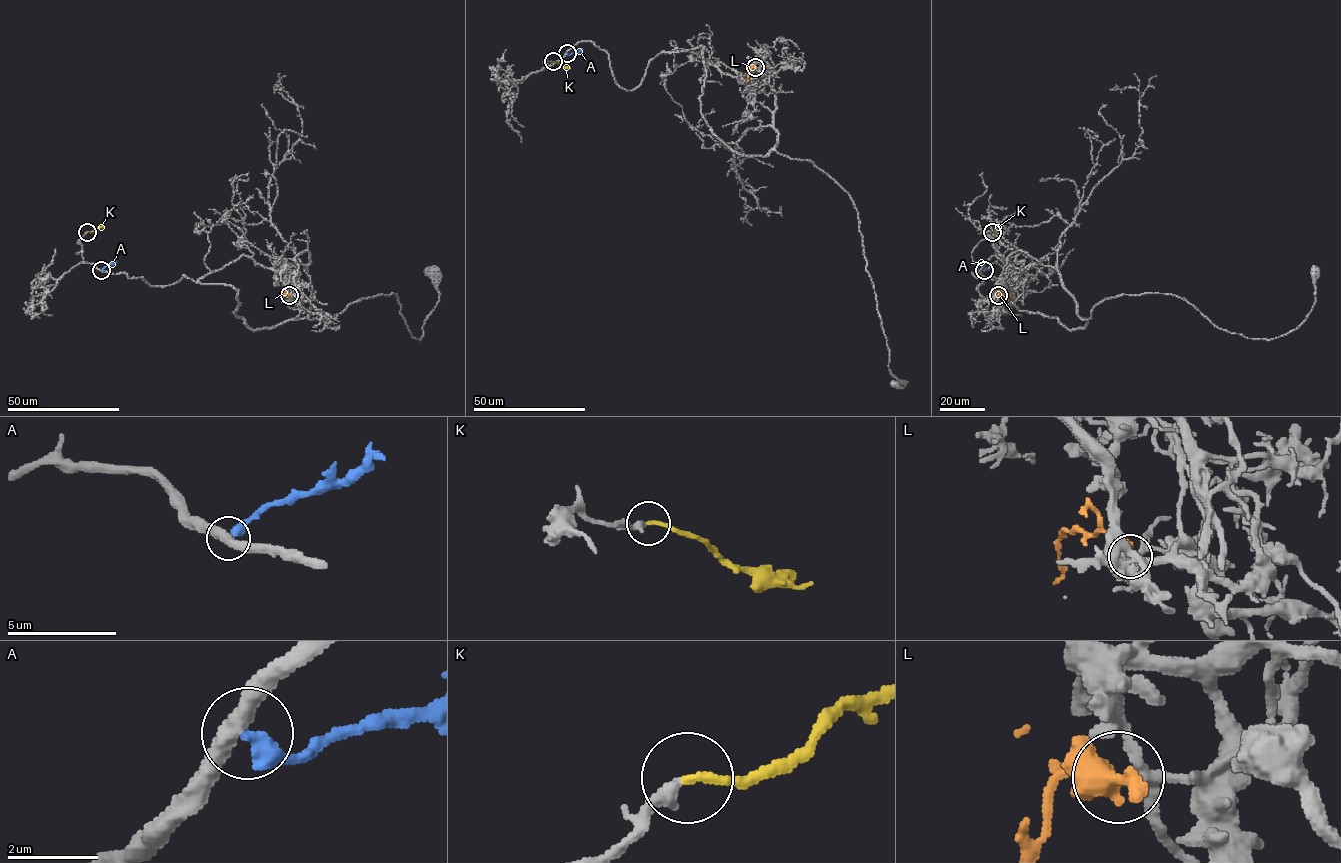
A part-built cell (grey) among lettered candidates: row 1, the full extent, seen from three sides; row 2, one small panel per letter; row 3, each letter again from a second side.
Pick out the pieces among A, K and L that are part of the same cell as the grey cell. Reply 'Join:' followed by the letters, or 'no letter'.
Join: K, L

